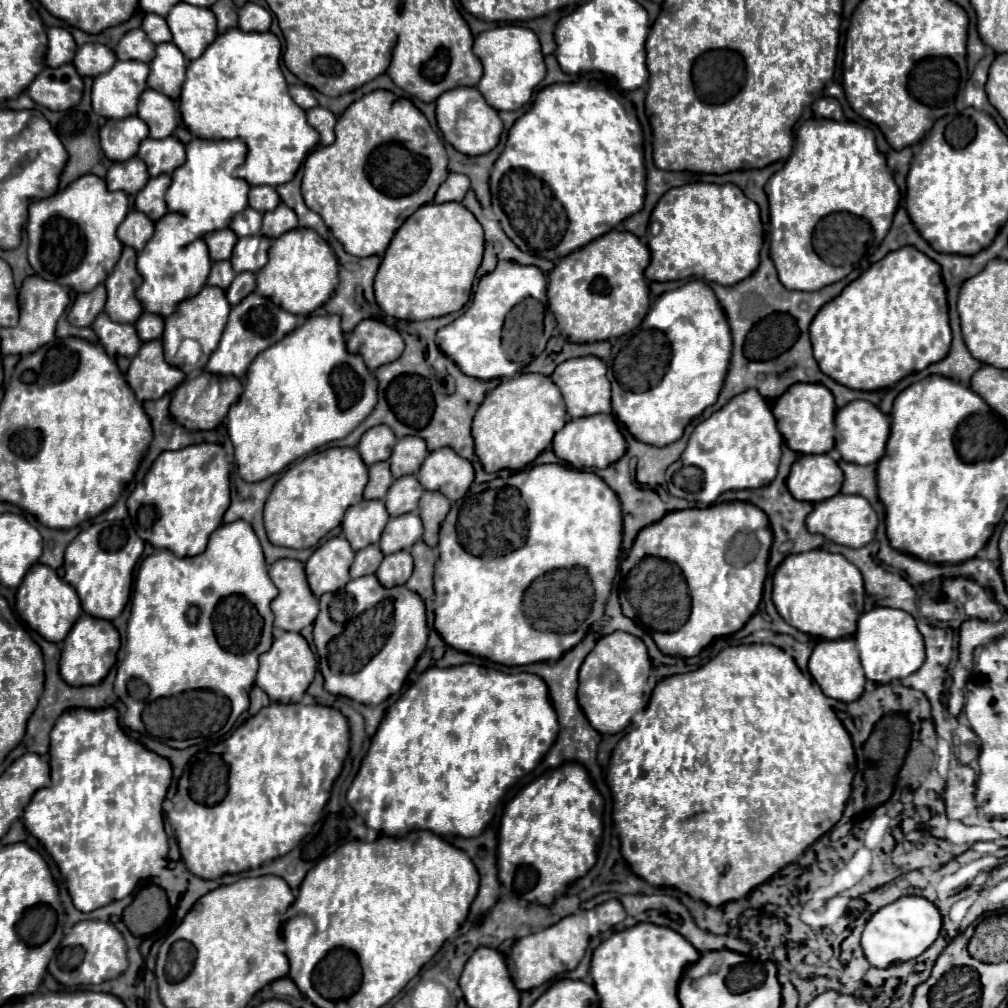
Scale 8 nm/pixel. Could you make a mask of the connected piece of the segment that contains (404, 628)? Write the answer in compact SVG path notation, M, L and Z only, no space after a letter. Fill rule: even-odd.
M361 576L349 580L339 592L323 594L319 598L319 616L315 620L313 642L319 654L319 668L325 678L325 690L335 696L347 696L361 704L381 704L391 694L397 694L415 666L417 658L423 654L427 642L427 618L425 618L425 604L421 596L407 590L405 586L385 588L379 584L377 576ZM333 612L339 612L339 620L333 618Z

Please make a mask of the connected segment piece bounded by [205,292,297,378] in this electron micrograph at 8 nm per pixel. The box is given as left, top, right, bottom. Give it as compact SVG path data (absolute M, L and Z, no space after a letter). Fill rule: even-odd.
M251 292L245 300L241 300L237 306L231 308L231 314L229 314L227 326L223 330L223 336L219 340L219 346L211 354L205 370L207 372L221 372L221 376L243 378L249 364L253 362L253 358L259 352L263 352L265 348L269 348L269 344L275 344L277 340L281 340L281 336L289 334L295 326L297 326L295 314L281 310L269 298L263 298L255 292Z

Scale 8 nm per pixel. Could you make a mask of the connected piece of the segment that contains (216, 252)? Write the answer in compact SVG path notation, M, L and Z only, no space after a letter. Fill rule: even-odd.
M223 228L223 230L215 230L215 232L205 234L203 240L209 246L211 260L227 260L227 258L231 258L233 244L237 242L237 236L235 236L233 230Z

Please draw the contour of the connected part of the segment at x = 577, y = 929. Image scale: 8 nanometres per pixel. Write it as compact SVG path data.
M583 912L565 916L557 924L541 932L519 938L507 956L507 966L509 966L509 974L513 976L513 984L517 984L519 990L531 990L551 980L557 974L575 970L587 946L589 946L589 932L587 932L587 922L585 922Z

